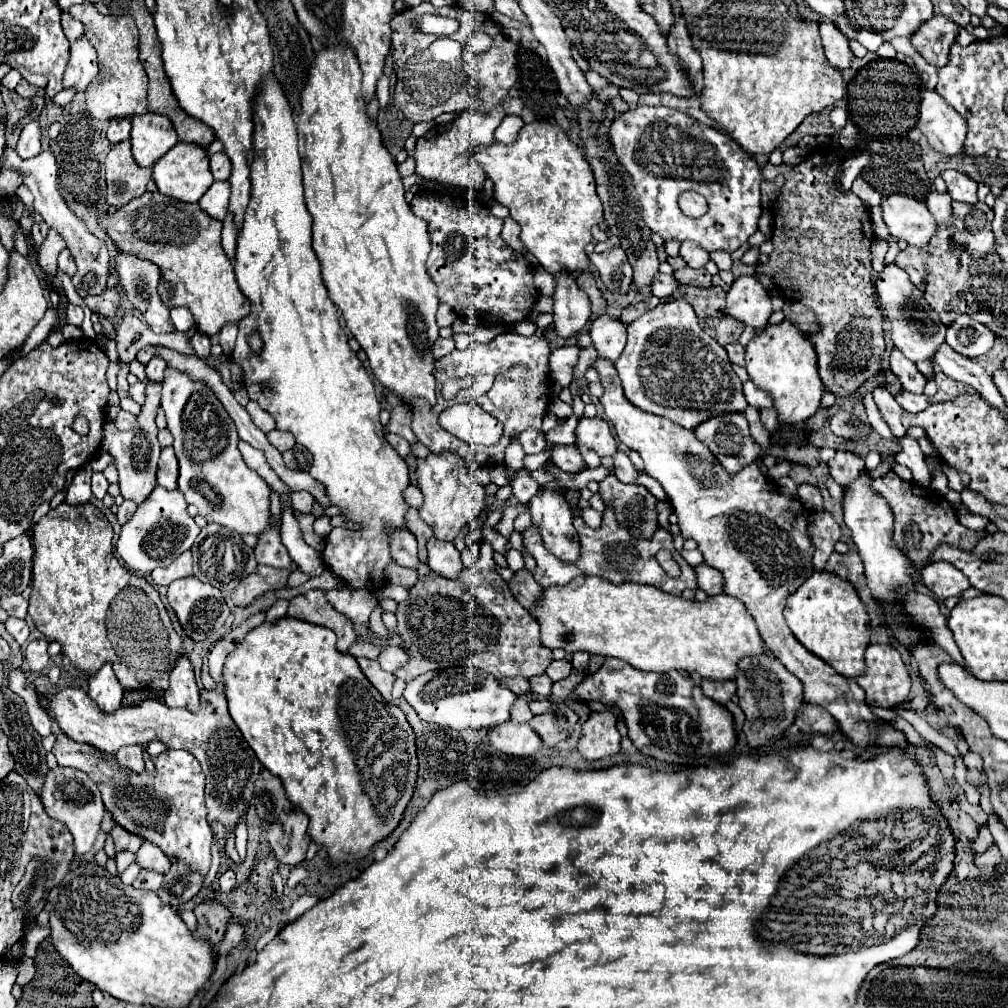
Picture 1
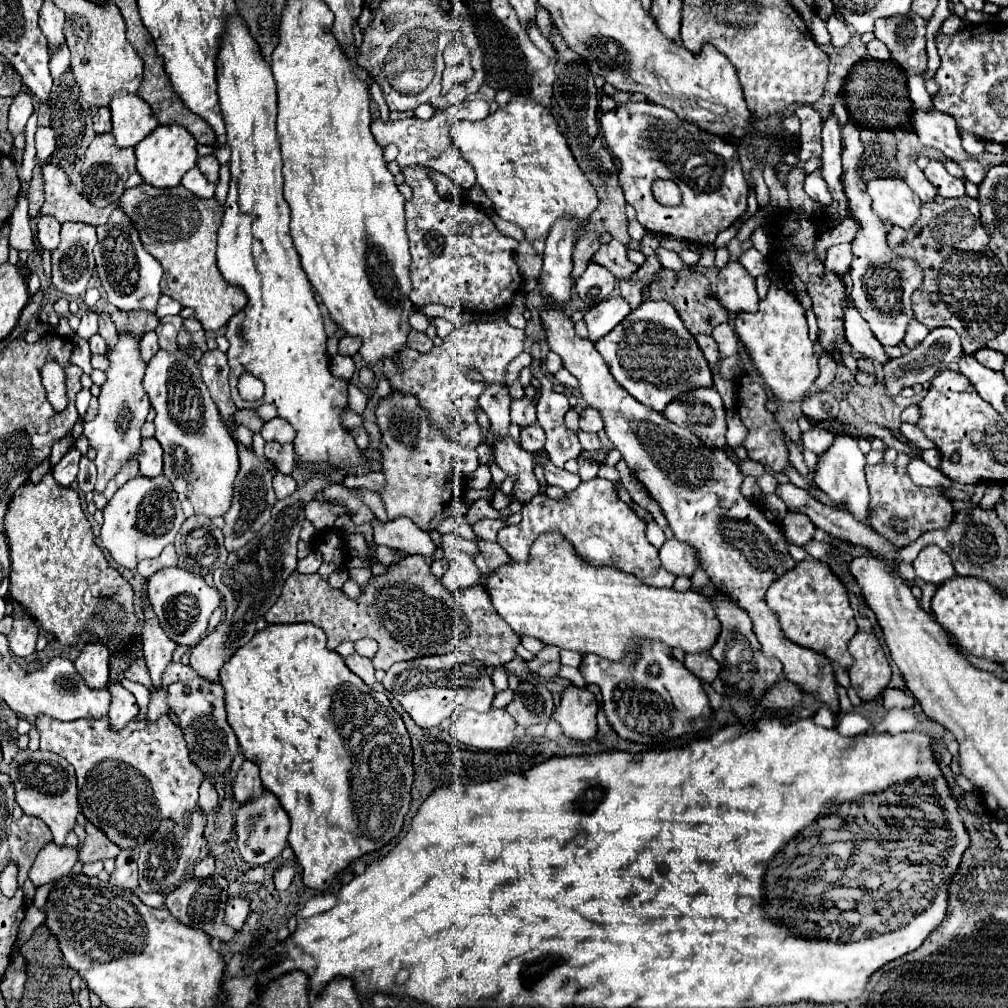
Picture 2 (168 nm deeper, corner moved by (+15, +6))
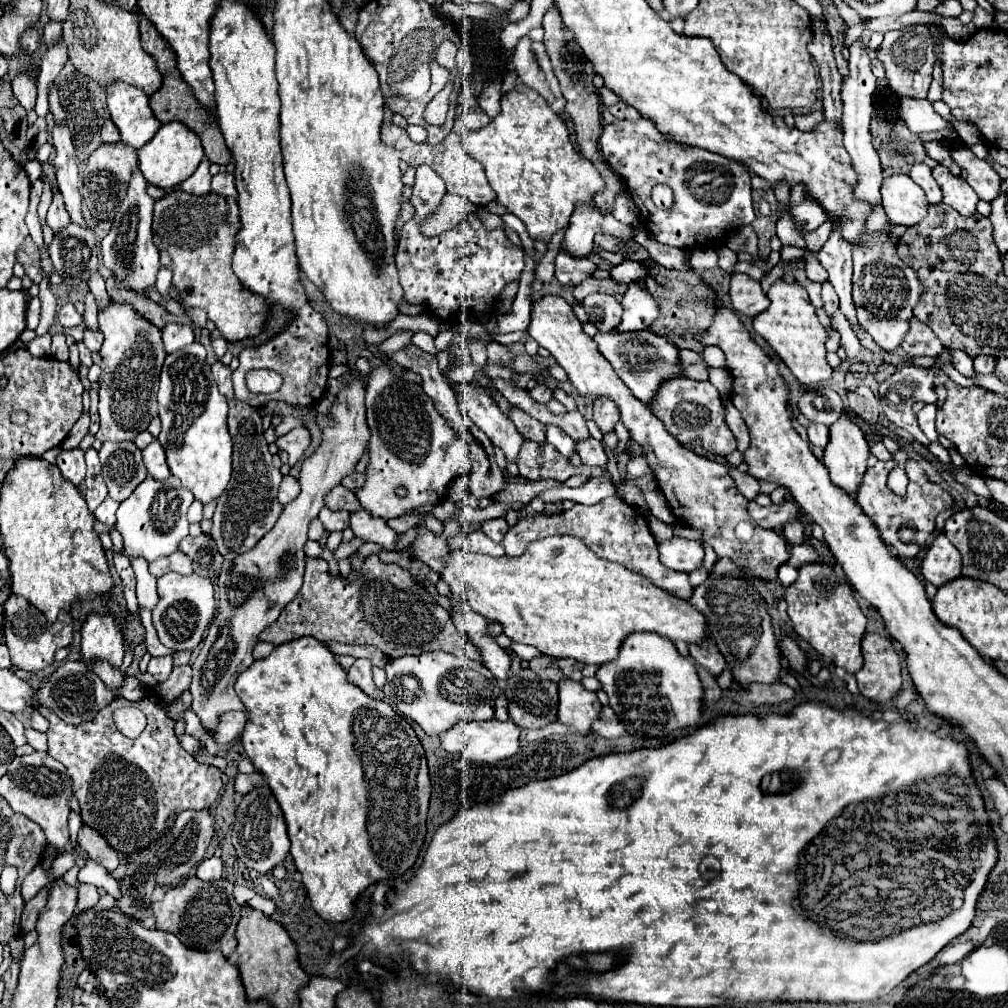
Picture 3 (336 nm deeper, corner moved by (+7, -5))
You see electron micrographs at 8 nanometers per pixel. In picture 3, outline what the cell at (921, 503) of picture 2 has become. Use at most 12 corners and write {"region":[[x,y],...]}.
{"region":[[909,459],[907,495],[895,461],[867,469],[857,503],[897,557],[913,559],[953,497]]}

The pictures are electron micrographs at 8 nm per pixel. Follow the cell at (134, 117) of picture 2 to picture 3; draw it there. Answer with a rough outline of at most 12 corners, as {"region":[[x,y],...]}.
{"region":[[133,85],[107,87],[107,107],[127,147],[161,127]]}

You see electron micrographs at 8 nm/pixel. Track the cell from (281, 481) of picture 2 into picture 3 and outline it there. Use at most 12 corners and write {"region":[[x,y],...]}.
{"region":[[291,475],[283,477],[279,503],[293,501],[299,495],[299,481]]}

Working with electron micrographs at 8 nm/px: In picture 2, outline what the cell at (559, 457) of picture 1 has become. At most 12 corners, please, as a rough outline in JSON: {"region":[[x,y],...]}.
{"region":[[537,422],[521,428],[521,446],[539,452],[545,432]]}

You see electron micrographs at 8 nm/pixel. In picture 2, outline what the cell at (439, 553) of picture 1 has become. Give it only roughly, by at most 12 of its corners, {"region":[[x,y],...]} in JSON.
{"region":[[409,518],[373,520],[377,544],[431,558],[435,544]]}

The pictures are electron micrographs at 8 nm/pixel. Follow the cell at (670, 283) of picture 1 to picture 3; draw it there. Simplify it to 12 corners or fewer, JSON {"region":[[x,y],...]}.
{"region":[[563,251],[555,259],[555,277],[575,287],[593,277],[596,265]]}

